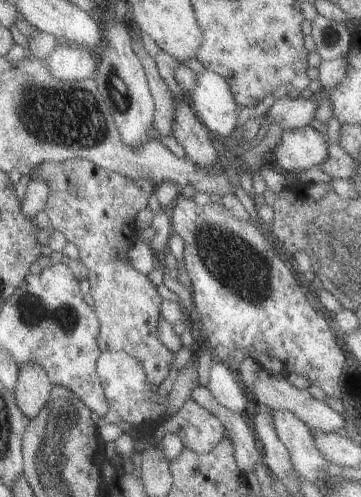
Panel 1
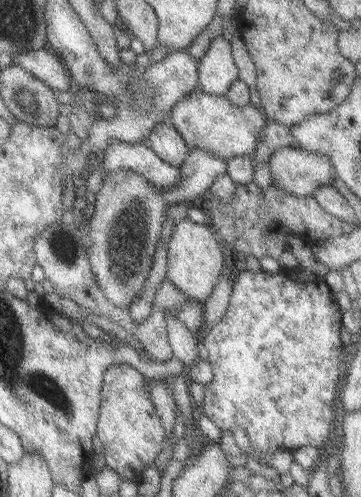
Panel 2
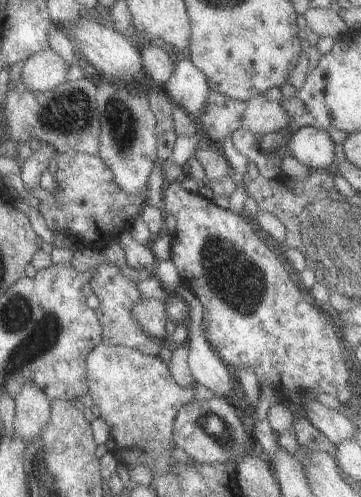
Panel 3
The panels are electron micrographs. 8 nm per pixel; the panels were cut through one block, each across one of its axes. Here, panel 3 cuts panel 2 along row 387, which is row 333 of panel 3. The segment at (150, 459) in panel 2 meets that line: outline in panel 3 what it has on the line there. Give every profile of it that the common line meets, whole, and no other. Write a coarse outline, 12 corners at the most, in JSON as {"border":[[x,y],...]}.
{"border":[[97,264],[89,278],[99,296],[95,316],[101,344],[157,356],[151,338],[131,316],[141,296],[117,266]]}

